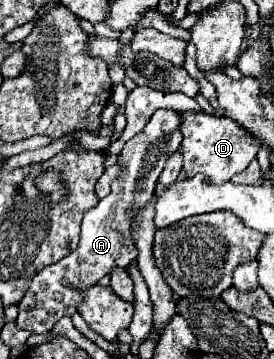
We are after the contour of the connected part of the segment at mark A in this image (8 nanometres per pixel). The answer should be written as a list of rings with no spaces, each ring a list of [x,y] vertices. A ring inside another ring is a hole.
[[[158,109],[146,127],[134,135],[122,149],[122,171],[120,175],[112,181],[112,191],[108,197],[100,199],[100,203],[90,209],[82,221],[82,235],[80,235],[80,247],[70,253],[66,259],[54,263],[54,267],[46,267],[34,275],[24,299],[18,303],[18,319],[16,327],[22,327],[24,331],[30,333],[48,333],[58,319],[62,317],[72,317],[78,311],[78,303],[82,303],[82,291],[86,287],[92,287],[108,275],[108,271],[114,265],[126,267],[136,255],[138,249],[134,247],[130,223],[134,217],[134,211],[138,207],[144,207],[148,199],[154,193],[156,181],[164,169],[166,159],[170,153],[174,153],[180,143],[182,143],[182,131],[180,131],[180,113],[174,109]],[[122,235],[126,235],[126,243]],[[68,283],[68,285],[66,285]]]

